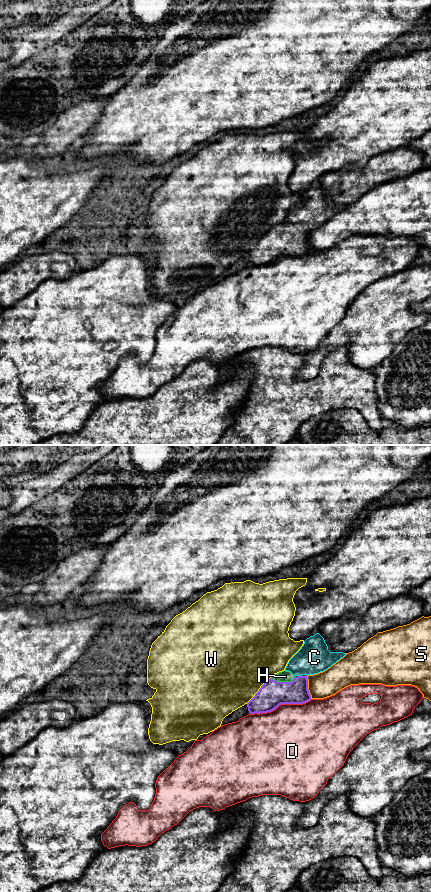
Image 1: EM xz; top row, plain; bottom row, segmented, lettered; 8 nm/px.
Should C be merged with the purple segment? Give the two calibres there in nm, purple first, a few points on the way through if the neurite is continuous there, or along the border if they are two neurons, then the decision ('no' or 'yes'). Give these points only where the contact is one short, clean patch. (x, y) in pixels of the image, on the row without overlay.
190/260 nm | yes

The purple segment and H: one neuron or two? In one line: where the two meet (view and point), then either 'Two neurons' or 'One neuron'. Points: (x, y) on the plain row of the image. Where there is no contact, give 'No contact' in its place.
Touches purple at xz (282, 234). One neuron

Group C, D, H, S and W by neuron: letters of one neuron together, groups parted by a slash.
C H / D / S / W

